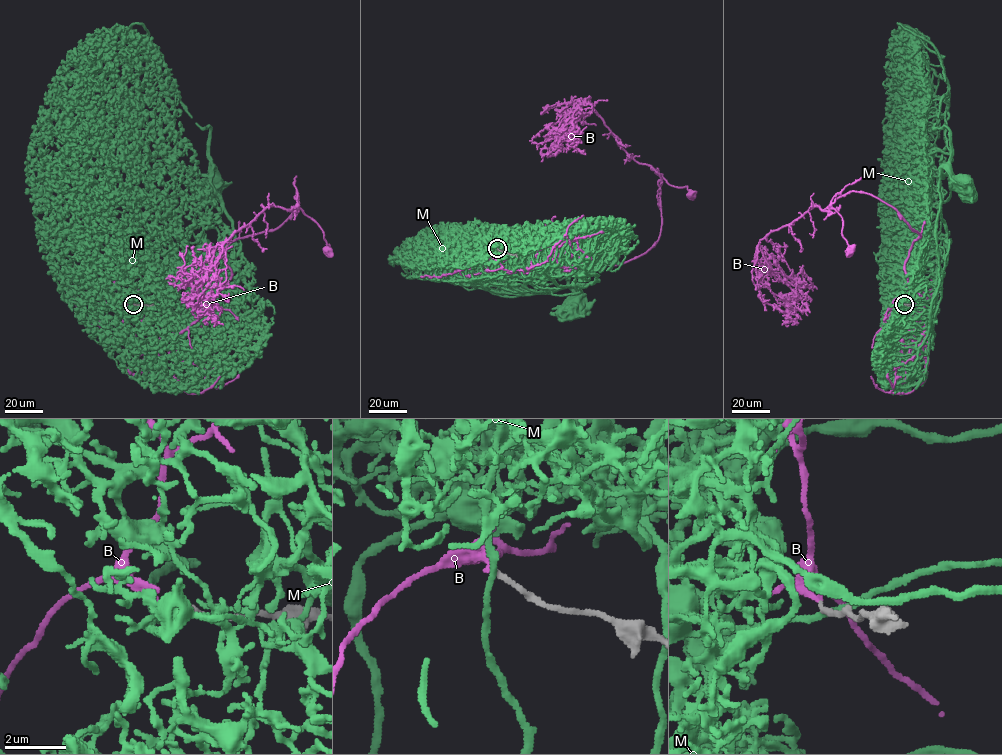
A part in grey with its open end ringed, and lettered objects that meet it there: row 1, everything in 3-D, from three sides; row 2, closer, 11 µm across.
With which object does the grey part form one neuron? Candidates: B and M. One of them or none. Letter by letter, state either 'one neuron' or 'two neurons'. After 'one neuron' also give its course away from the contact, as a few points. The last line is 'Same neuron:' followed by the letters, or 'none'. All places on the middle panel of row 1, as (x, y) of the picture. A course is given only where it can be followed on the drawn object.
B: one neuron; course (497, 248), (486, 264), (532, 252), (549, 224), (617, 265), (658, 239), (661, 175), (691, 194)
M: two neurons
Same neuron: B

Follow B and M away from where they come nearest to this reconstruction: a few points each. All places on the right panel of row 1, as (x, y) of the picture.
B: (904, 303), (920, 312), (910, 347), (879, 330), (920, 235), (895, 209), (837, 197), (849, 251)
M: (904, 304), (936, 303), (939, 273), (947, 263), (940, 172), (946, 169), (960, 178), (963, 186)

